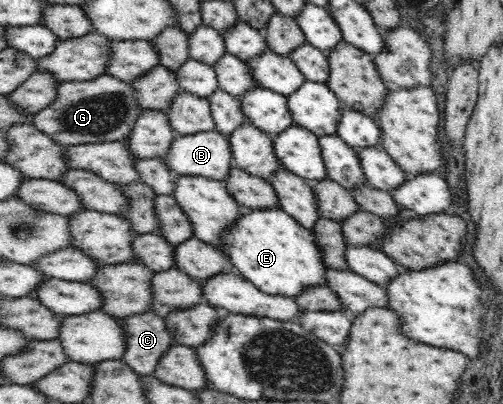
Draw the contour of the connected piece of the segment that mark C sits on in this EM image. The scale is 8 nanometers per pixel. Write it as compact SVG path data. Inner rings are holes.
M156 313L132 314L120 319L120 325L124 329L127 338L127 347L122 354L122 361L128 364L138 374L153 374L158 360L168 352L168 348L175 346L176 340L168 333L166 321Z

